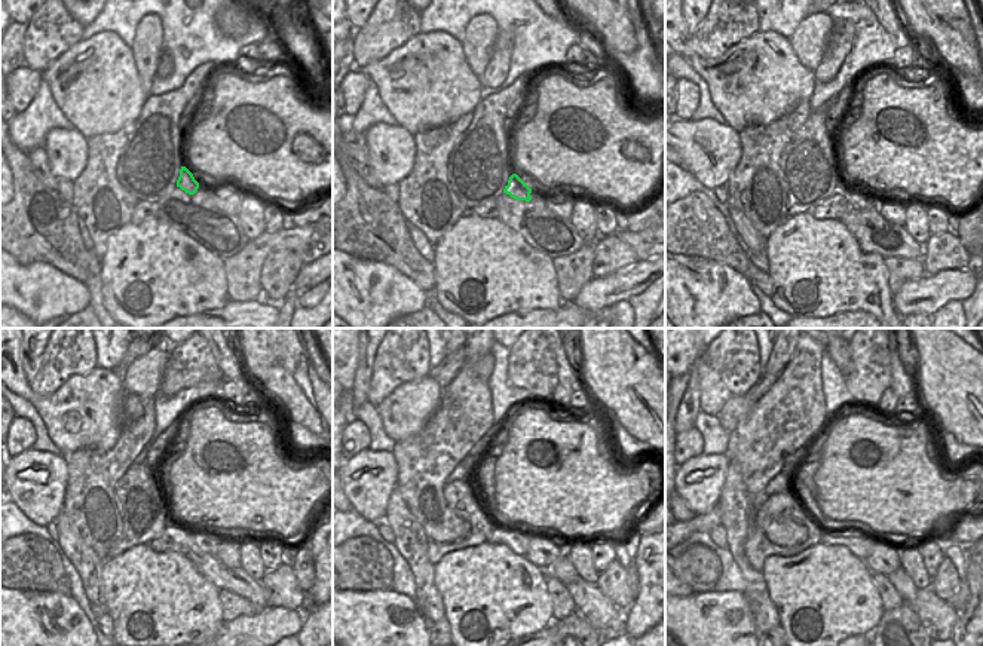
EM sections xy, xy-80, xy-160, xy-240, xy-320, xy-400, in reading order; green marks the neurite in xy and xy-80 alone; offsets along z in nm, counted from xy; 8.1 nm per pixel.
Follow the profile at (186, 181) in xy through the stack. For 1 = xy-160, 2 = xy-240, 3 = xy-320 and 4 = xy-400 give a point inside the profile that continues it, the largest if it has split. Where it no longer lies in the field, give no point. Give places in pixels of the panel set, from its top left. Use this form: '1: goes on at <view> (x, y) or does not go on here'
1: goes on at xy-160 (859, 201)
2: goes on at xy-240 (204, 542)
3: goes on at xy-320 (544, 553)
4: goes on at xy-400 (885, 559)

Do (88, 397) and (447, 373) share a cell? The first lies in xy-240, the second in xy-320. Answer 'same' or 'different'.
different

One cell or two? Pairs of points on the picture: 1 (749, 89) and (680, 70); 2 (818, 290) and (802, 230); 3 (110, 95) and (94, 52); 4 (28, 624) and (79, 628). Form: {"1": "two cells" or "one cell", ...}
{"1": "two cells", "2": "one cell", "3": "one cell", "4": "one cell"}

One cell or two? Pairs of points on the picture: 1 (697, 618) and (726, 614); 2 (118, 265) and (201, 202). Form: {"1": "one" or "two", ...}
{"1": "one", "2": "two"}

